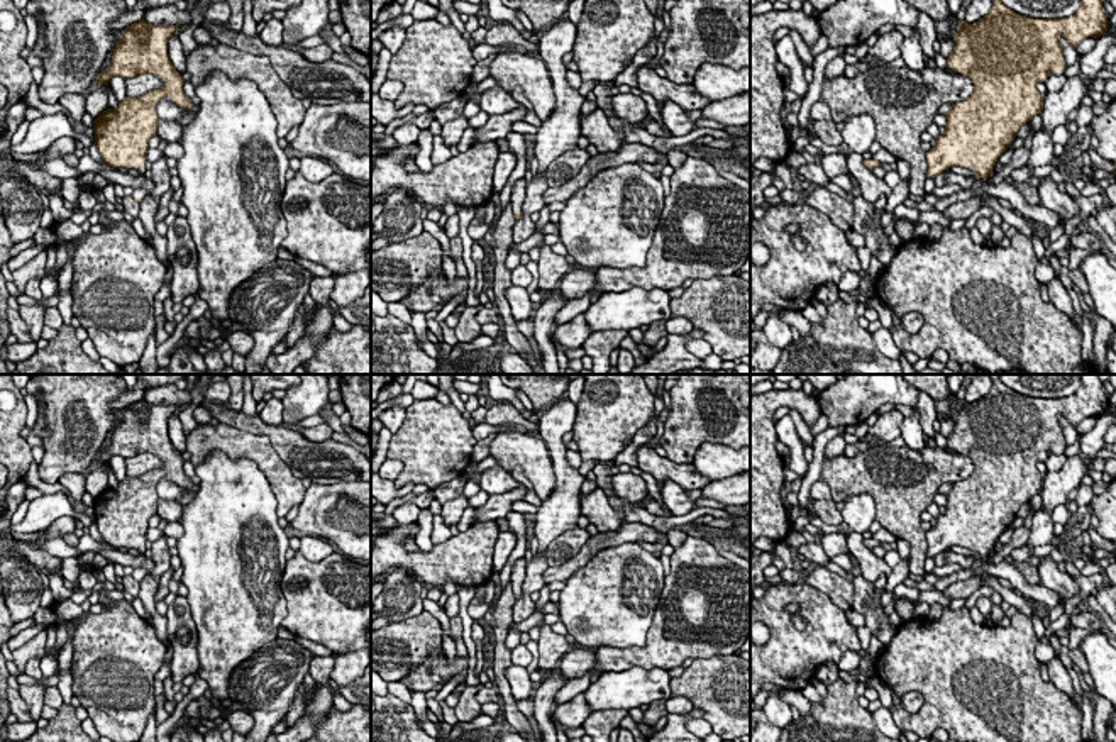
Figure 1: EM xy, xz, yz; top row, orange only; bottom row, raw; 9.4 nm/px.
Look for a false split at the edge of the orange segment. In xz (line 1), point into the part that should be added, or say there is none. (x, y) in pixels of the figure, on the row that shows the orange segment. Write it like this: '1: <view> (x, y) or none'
1: none

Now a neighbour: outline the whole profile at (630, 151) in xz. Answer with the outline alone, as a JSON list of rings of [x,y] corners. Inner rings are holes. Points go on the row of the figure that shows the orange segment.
[[[625,142],[618,151],[598,152],[591,156],[589,161],[581,168],[581,171],[561,186],[549,186],[542,198],[545,203],[567,202],[576,190],[586,186],[593,176],[608,168],[618,168],[625,163],[644,161],[647,164],[655,164],[660,159],[667,161],[659,151],[640,142]]]

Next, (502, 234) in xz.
[[[508,203],[501,212],[496,227],[491,230],[494,263],[493,291],[496,298],[494,307],[505,324],[501,339],[506,341],[517,351],[517,354],[525,359],[525,363],[535,371],[535,374],[547,374],[544,369],[544,363],[535,359],[528,339],[517,329],[510,303],[505,296],[505,291],[513,285],[511,271],[506,268],[506,256],[510,246],[513,244],[511,229],[515,222],[517,219],[511,203]]]

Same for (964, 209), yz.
[[[972,197],[969,200],[950,205],[943,213],[950,220],[959,220],[959,219],[969,219],[979,208],[981,208],[981,198]]]

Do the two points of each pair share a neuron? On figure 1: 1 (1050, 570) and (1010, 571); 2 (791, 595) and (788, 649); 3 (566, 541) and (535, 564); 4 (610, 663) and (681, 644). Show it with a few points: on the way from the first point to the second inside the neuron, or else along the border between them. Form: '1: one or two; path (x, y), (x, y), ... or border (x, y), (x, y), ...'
1: two; border (1042, 583), (1057, 593)
2: one; path (781, 609), (784, 636)
3: two; border (546, 551), (549, 564)
4: one; path (627, 658), (652, 656), (664, 649)

